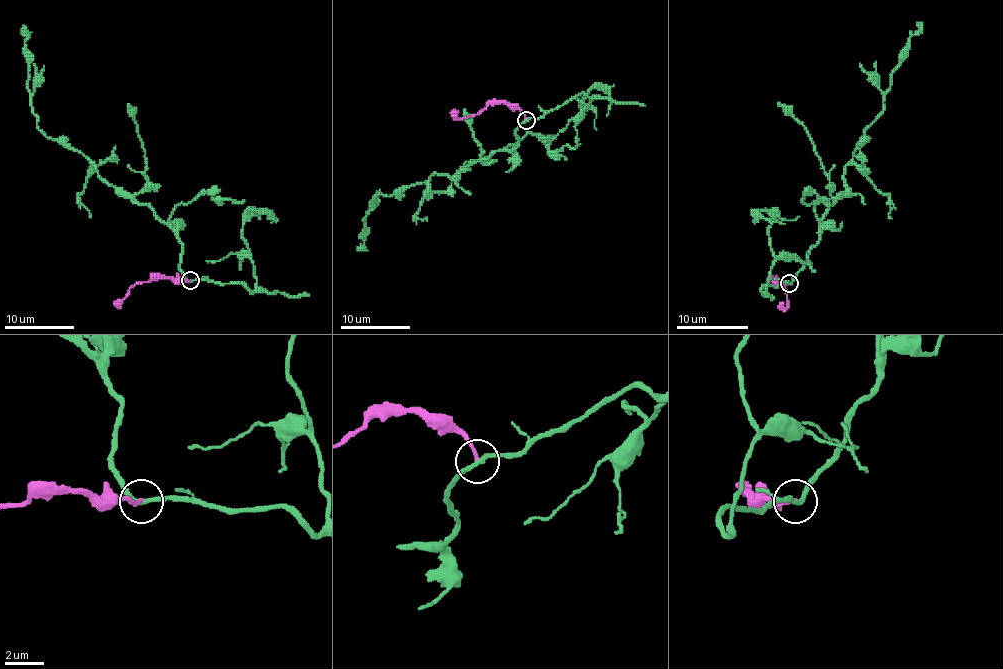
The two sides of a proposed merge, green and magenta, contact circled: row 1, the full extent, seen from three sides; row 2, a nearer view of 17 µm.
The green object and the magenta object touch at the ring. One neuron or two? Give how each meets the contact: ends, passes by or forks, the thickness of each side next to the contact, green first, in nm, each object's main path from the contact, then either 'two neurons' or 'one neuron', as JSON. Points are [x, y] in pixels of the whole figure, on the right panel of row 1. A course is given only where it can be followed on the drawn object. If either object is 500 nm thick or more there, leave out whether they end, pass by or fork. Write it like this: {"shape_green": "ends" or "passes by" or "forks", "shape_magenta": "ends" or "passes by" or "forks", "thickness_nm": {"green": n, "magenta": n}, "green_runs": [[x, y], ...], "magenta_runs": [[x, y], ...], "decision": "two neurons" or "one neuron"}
{"shape_green": "passes by", "shape_magenta": "ends", "thickness_nm": {"green": 240, "magenta": 190}, "green_runs": [[788, 282], [813, 247], [822, 215], [847, 188], [844, 170], [867, 140], [899, 54], [922, 22]], "magenta_runs": [[788, 282], [771, 281], [781, 284], [787, 291], [787, 306], [781, 304]], "decision": "two neurons"}

